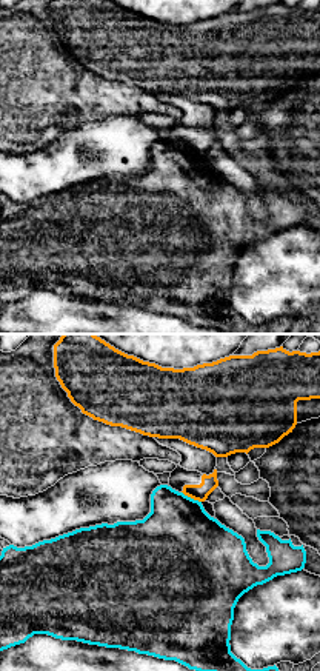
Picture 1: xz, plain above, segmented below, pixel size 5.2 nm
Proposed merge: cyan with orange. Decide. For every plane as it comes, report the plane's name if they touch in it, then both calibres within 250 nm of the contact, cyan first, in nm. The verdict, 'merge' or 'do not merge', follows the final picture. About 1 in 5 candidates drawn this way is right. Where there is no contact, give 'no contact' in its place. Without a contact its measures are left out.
xz | 440/90 nm

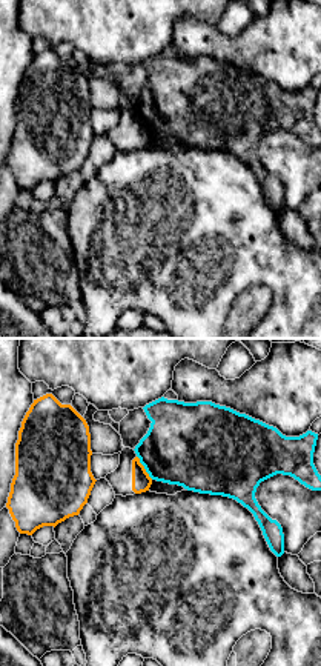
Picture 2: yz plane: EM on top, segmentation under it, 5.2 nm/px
yz | 420/100 nm

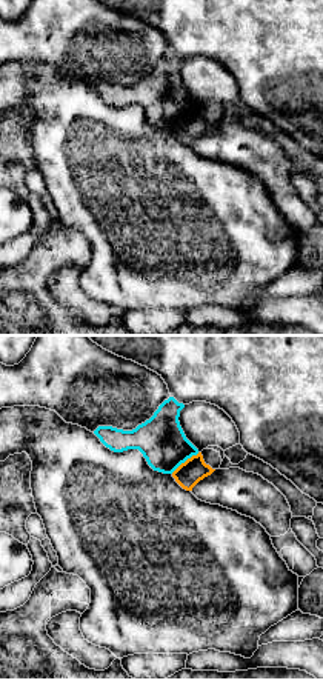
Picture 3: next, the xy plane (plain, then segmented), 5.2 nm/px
xy | 240/140 nm

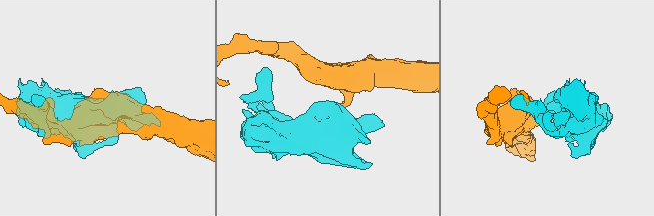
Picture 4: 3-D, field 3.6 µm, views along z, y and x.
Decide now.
do not merge

